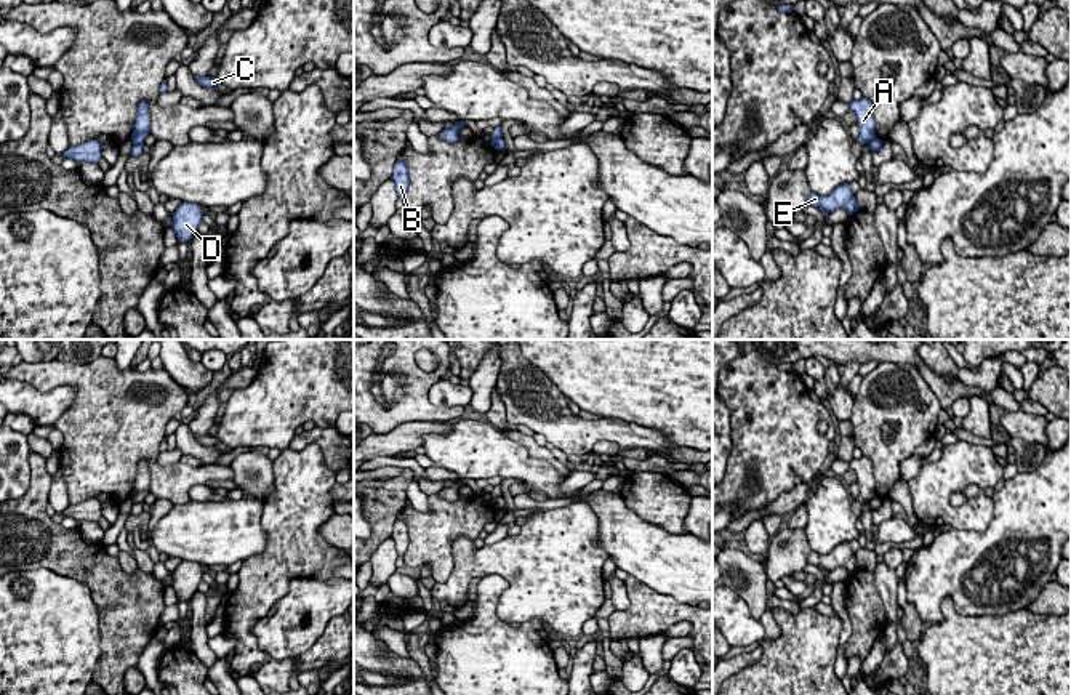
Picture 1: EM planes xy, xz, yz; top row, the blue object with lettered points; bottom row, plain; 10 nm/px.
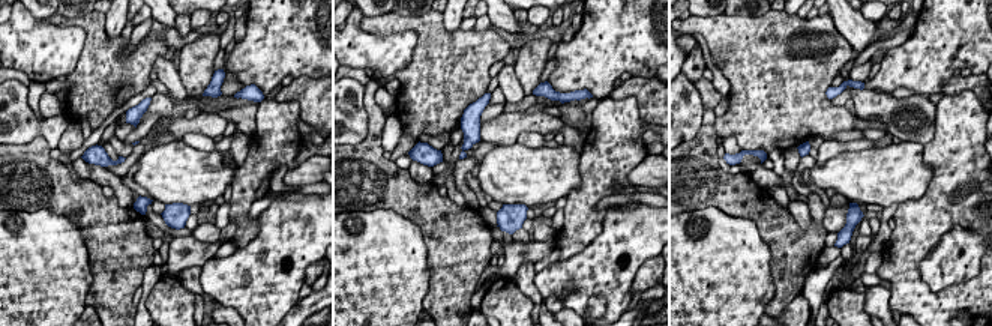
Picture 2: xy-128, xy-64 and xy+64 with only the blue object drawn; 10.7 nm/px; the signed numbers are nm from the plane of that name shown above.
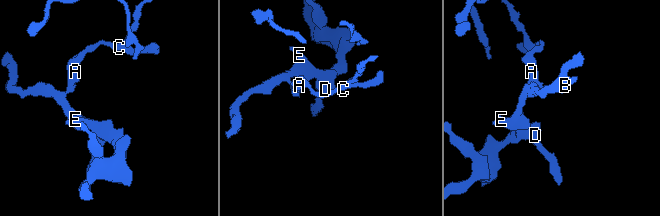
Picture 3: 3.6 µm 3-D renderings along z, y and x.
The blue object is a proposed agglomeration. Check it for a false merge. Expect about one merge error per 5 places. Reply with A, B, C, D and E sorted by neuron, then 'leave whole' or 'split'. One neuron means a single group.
groups A C / B D E; split

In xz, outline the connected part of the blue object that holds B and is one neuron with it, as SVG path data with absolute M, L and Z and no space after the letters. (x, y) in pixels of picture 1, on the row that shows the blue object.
M397 160L394 163L394 170L392 170L391 179L395 184L397 195L403 199L405 192L408 191L408 184L410 184L408 168L407 168L405 162Z

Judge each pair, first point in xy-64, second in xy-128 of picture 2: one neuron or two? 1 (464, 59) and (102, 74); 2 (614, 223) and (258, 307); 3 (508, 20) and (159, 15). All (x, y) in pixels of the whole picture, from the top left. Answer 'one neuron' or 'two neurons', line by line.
1: one neuron
2: one neuron
3: one neuron

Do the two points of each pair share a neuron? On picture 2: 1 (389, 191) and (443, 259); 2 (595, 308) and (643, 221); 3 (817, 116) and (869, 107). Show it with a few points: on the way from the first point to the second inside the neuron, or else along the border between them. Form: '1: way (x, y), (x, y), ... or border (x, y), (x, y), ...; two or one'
1: way (410, 197), (443, 230), (443, 238); one
2: border (607, 301), (592, 298), (586, 310); two
3: border (853, 113), (862, 119); two

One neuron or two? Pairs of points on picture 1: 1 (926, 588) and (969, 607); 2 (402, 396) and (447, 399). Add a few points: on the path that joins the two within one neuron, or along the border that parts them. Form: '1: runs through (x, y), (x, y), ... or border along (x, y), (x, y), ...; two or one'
1: runs through (937, 588), (950, 588), (958, 596); one
2: border along (428, 389), (428, 399), (433, 404), (463, 407); two

